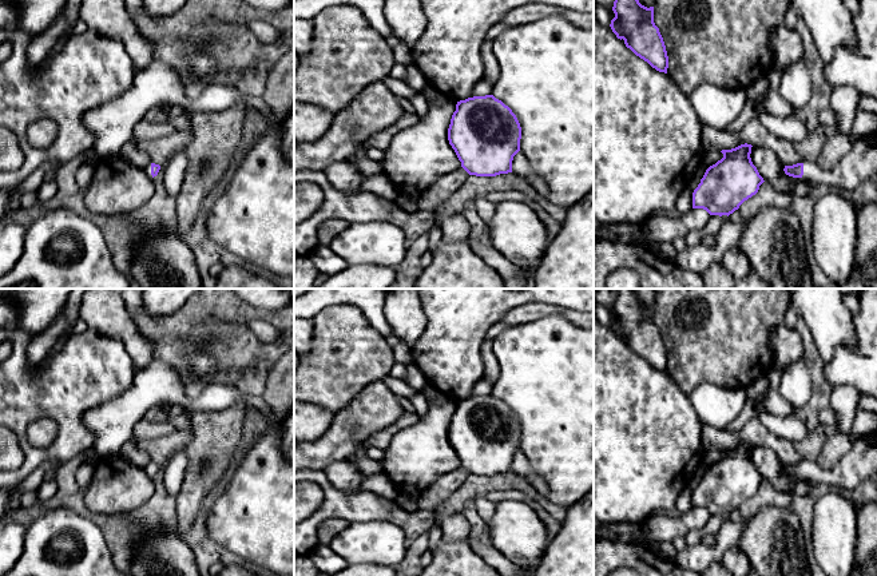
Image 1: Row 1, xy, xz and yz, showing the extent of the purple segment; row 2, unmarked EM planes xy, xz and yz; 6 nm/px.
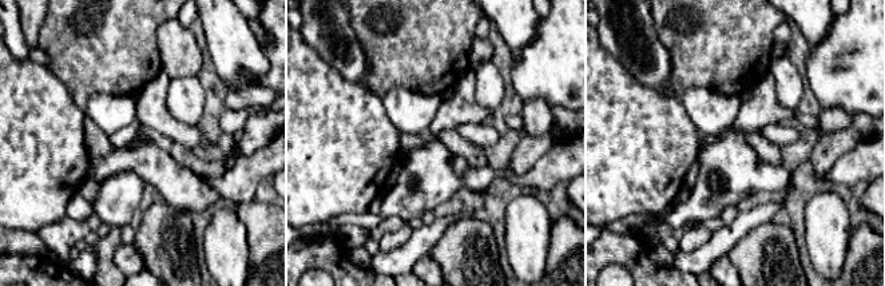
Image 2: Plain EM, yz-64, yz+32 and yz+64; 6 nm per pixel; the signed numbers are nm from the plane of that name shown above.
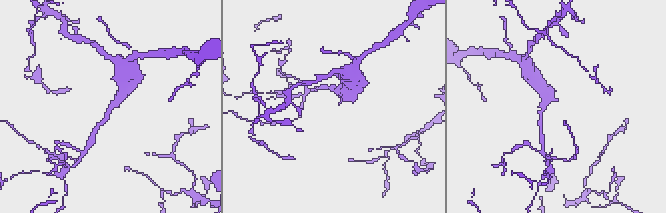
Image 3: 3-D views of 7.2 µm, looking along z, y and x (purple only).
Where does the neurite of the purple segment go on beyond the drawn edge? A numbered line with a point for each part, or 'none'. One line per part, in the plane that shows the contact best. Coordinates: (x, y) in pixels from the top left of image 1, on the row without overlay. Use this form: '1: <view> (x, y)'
1: yz (860, 463)

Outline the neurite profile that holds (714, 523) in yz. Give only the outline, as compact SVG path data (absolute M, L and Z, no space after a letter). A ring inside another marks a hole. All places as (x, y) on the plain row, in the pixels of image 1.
M710 515L707 523L702 528L691 531L684 536L686 544L690 547L697 545L702 543L702 539L705 536L717 535L722 524L723 520L721 519L719 515Z

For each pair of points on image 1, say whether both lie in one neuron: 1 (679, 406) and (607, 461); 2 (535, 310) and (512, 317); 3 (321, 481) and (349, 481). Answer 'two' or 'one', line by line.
1: one
2: one
3: two

